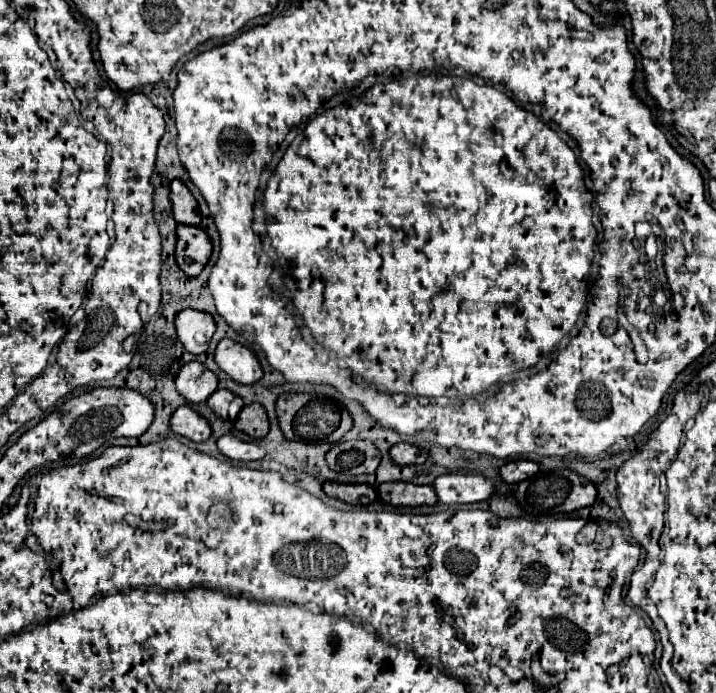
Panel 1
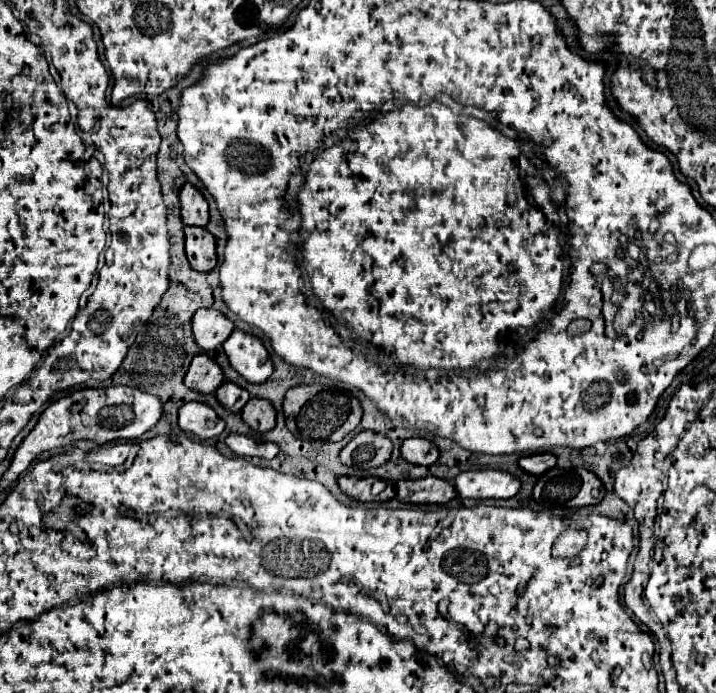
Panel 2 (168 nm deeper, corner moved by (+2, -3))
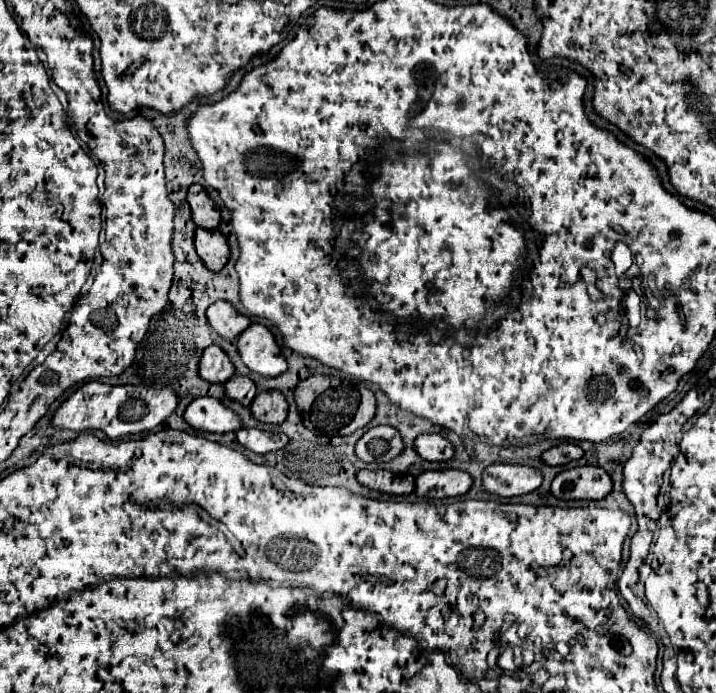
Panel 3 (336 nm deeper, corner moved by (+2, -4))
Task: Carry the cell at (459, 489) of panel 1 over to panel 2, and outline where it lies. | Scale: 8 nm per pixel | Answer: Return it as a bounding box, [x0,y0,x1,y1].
[453,469,519,499]

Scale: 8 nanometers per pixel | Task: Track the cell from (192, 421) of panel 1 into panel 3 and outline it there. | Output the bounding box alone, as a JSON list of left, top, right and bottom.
[185,396,243,432]

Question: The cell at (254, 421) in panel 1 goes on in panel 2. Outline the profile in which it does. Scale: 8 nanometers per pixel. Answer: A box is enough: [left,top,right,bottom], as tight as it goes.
[241,399,275,433]

